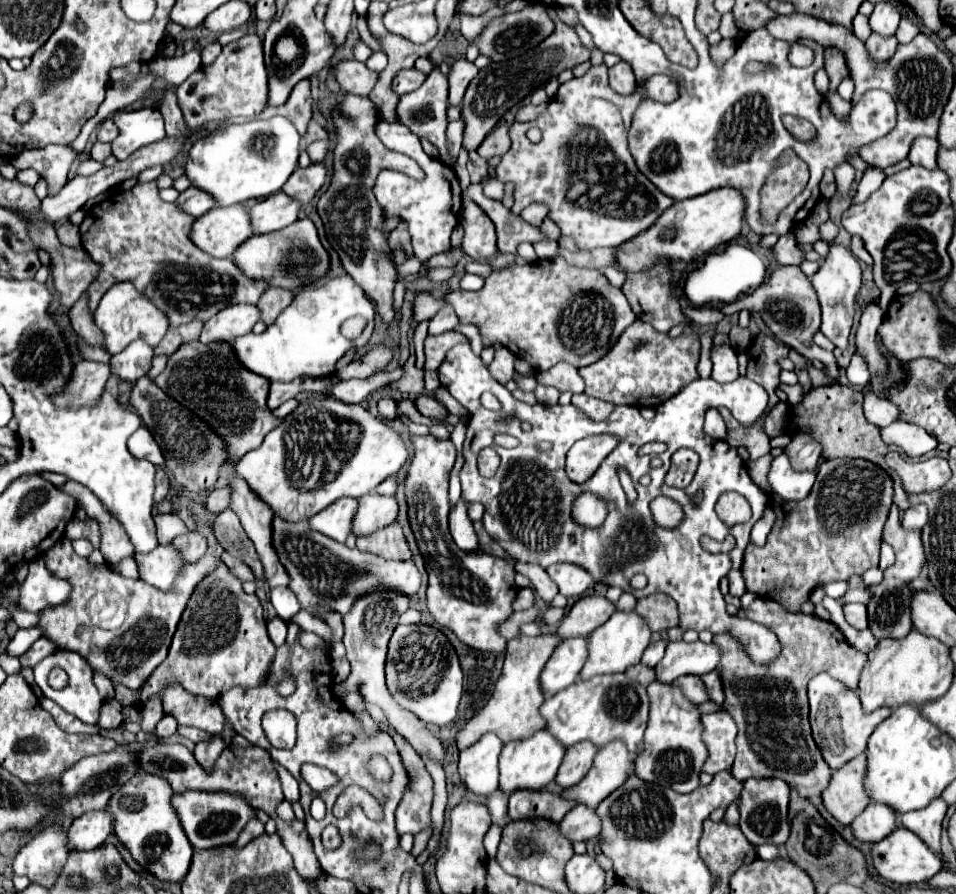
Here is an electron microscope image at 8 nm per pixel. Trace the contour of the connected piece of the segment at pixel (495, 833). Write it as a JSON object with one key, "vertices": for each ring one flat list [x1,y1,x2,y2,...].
{"vertices":[[490,827,490,831,484,837,484,847,486,847,490,859,496,855,496,849,498,849,498,843,500,843,500,833,502,833,500,827]]}

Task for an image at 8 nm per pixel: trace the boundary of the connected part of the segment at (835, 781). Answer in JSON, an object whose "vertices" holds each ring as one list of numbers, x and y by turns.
{"vertices":[[858,755,842,769,832,773,830,785,822,793,822,803,826,811,840,821,842,825,850,825,856,815,864,811,864,807,870,803,866,791,864,791,864,771,866,771,866,755]]}

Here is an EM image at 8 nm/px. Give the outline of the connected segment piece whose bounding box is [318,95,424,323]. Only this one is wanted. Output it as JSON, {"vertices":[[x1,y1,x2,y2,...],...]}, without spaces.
{"vertices":[[346,95,344,101,334,105,332,121,336,133,332,181,318,199,318,215,324,223,328,241,342,259,344,269,366,291,366,295,370,295,376,301,380,317,386,323,390,323,394,319,392,291,398,279,398,271,394,269,394,263,386,255,388,245,386,245,386,233,382,231,384,217,372,193,372,187,382,169,399,169,406,173,407,167,407,175,416,180,422,180,424,172,410,157,386,149,382,141,376,137,376,125,380,119,376,107,368,97]]}

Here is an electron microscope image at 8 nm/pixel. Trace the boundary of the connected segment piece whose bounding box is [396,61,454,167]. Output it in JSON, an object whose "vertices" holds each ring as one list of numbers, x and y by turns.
{"vertices":[[432,61,432,73,426,75,426,81,422,83,422,87,400,97,398,107,396,107,396,117,402,125,410,127,410,131,414,135,418,135,422,139,428,139,432,145,436,145,438,151,440,151,440,157,444,159,444,163,452,167,454,161,450,161,448,147,446,147,446,125,448,125,446,109,448,109,448,79,440,71,440,67]]}

